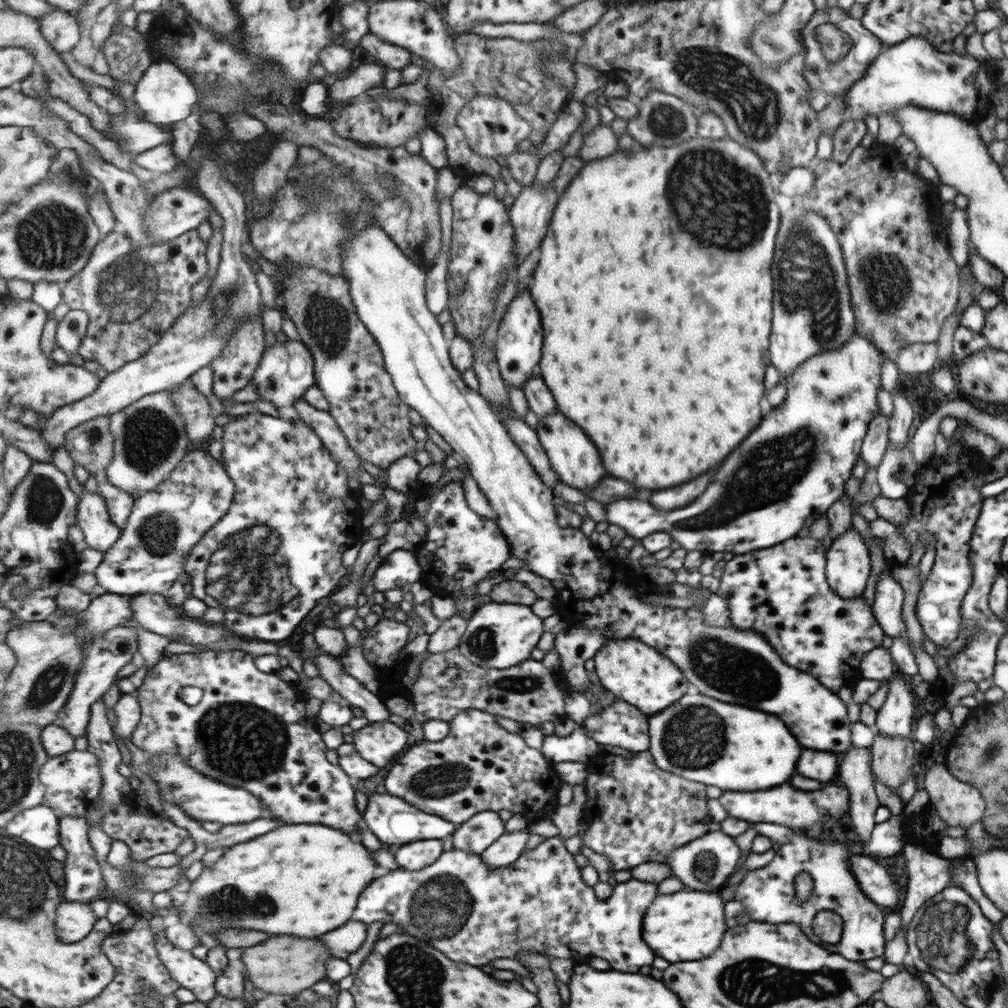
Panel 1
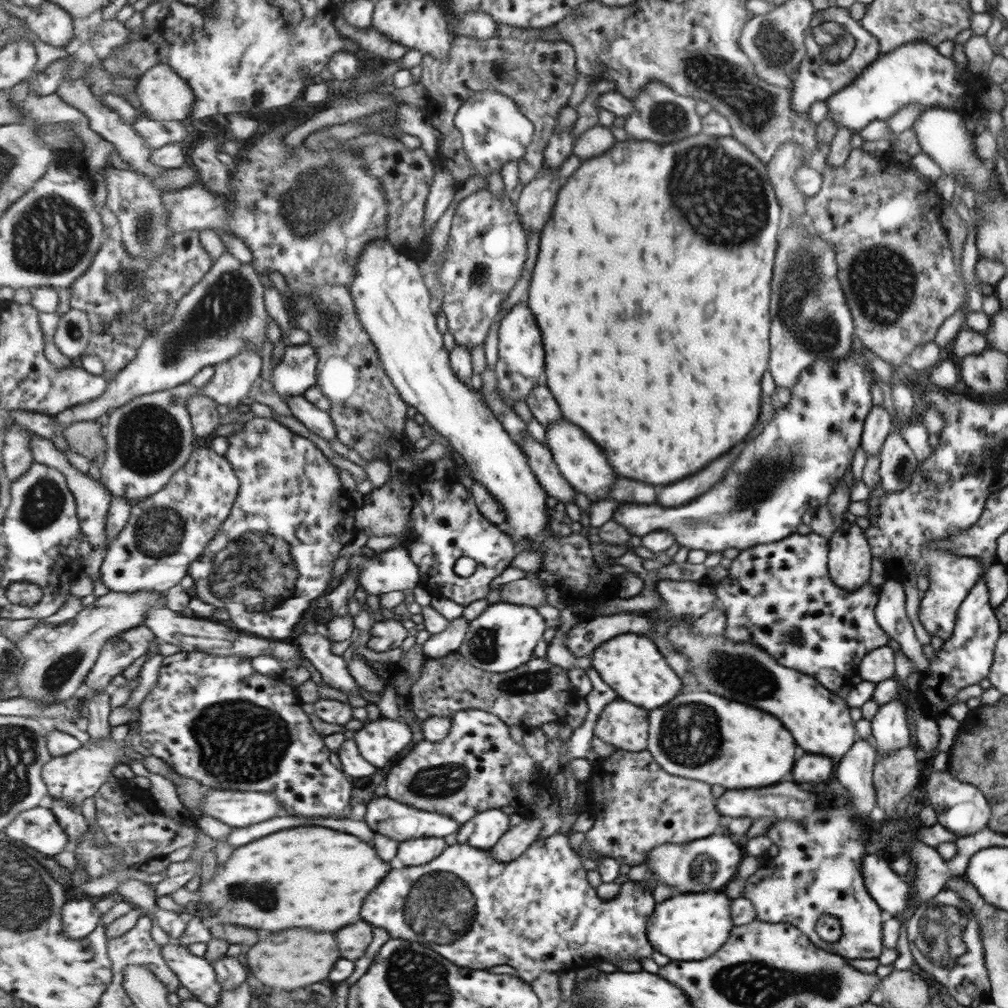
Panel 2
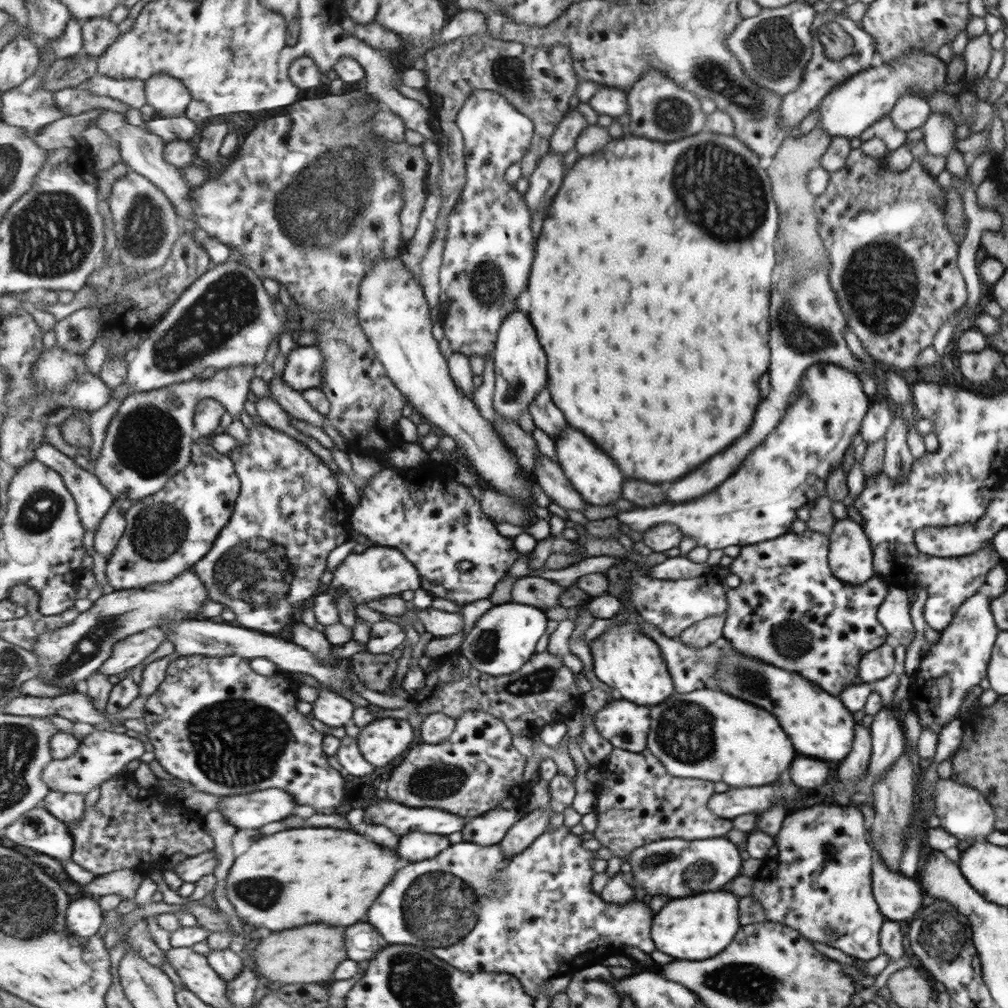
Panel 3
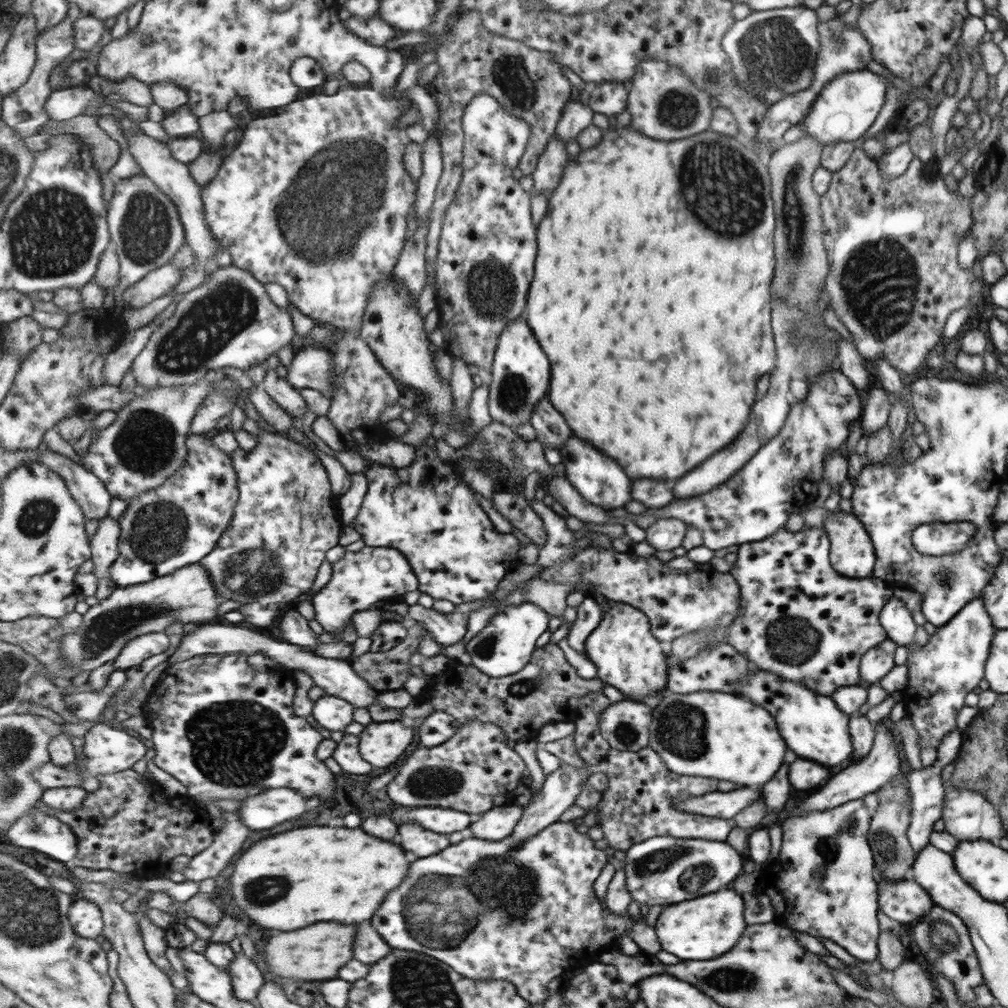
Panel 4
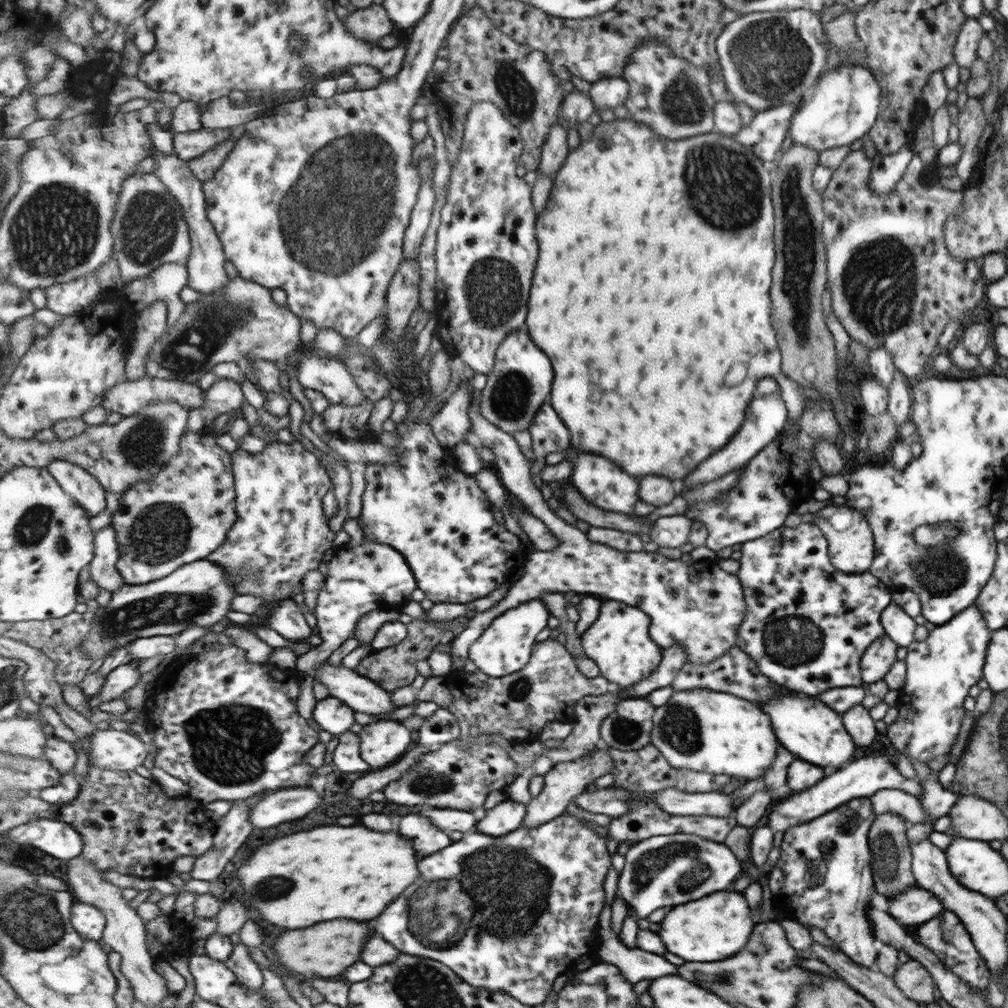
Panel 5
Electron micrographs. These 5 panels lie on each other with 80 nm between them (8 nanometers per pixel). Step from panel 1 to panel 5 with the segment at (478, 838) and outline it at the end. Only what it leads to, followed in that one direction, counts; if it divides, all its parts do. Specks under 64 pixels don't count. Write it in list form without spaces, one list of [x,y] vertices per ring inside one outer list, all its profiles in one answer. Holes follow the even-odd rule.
[[[505,798],[492,809],[480,813],[476,830],[489,836],[499,838],[522,827],[528,813],[528,803],[515,802]]]

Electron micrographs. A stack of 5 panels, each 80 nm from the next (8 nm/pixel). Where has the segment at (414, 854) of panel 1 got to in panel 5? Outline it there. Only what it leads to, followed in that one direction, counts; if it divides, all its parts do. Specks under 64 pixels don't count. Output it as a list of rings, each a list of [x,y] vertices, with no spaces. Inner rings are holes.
[[[407,814],[407,816],[403,816],[399,828],[401,828],[399,832],[405,838],[411,838],[411,842],[415,842],[417,852],[421,852],[425,856],[435,854],[435,852],[439,852],[439,850],[453,844],[453,840],[443,830],[435,828],[431,824],[431,820],[425,818],[425,816]]]

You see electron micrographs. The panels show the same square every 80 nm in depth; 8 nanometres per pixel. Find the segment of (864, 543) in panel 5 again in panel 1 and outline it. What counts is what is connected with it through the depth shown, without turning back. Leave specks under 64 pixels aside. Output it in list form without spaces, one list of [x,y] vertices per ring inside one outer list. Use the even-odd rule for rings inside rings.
[[[848,528],[832,541],[826,552],[825,575],[829,587],[839,596],[860,596],[870,571],[870,551],[854,528]]]

